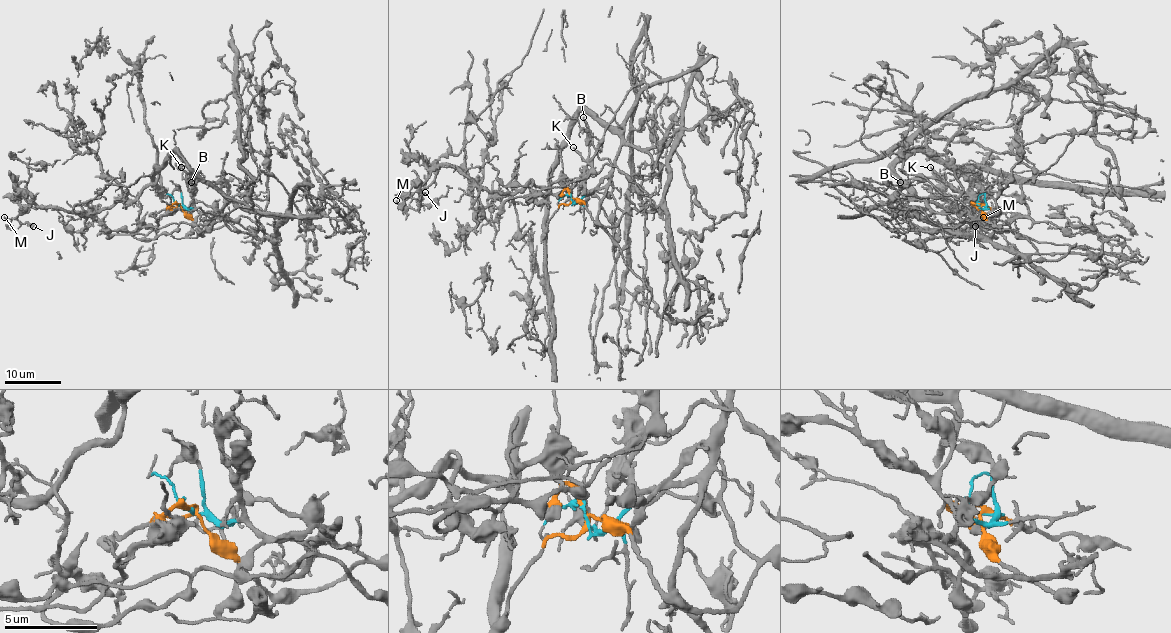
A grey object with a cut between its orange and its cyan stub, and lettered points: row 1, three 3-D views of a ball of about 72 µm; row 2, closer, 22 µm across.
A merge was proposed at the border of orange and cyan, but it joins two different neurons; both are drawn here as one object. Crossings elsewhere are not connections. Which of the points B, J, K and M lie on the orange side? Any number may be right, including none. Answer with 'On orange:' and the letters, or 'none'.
On orange: none

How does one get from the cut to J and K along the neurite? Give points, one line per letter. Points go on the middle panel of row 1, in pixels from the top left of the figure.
J: (570, 197), (607, 183), (621, 141), (581, 111), (549, 190), (492, 192), (437, 167), (409, 196), (425, 192)
K: (570, 197), (576, 203), (586, 192), (587, 162), (573, 147)

